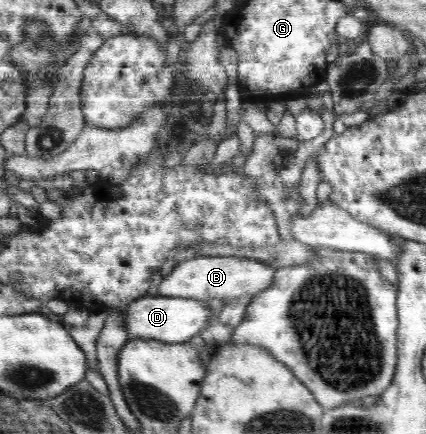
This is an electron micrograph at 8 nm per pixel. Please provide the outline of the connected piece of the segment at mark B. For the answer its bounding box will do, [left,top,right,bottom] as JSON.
[148,256,276,303]

